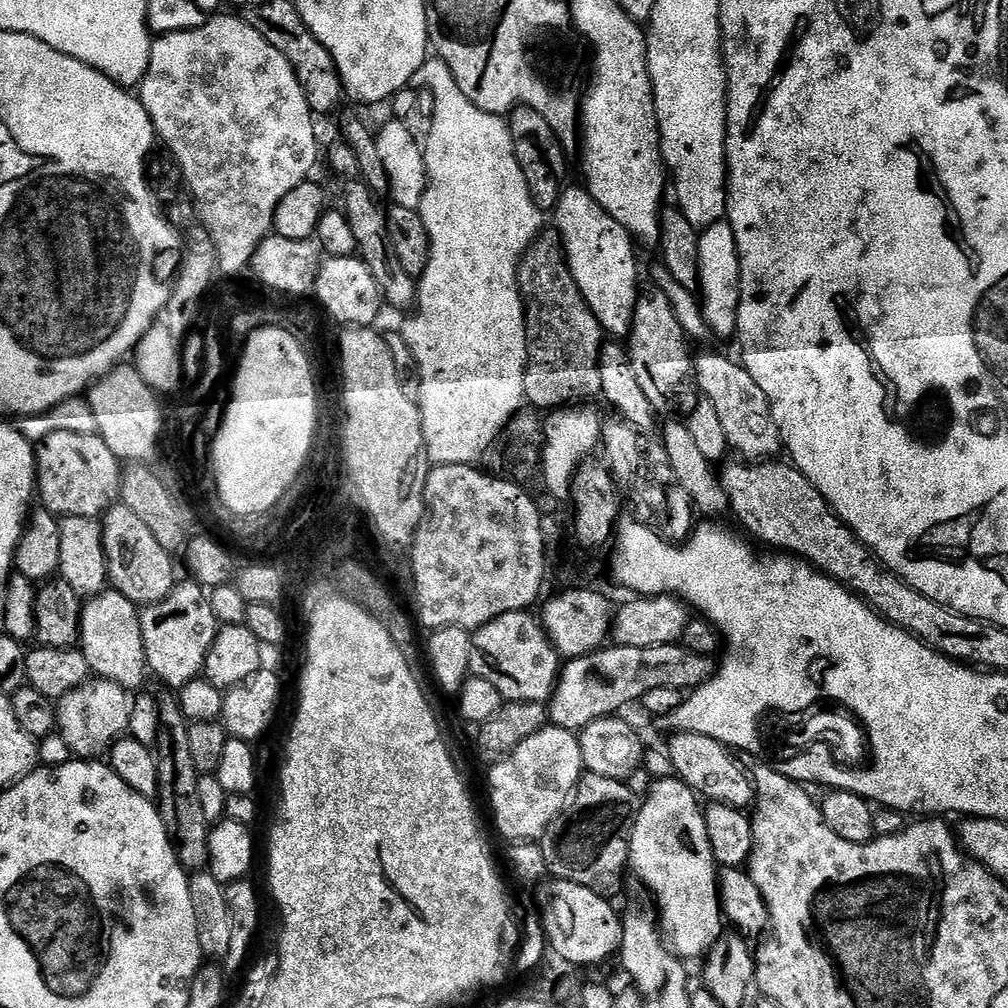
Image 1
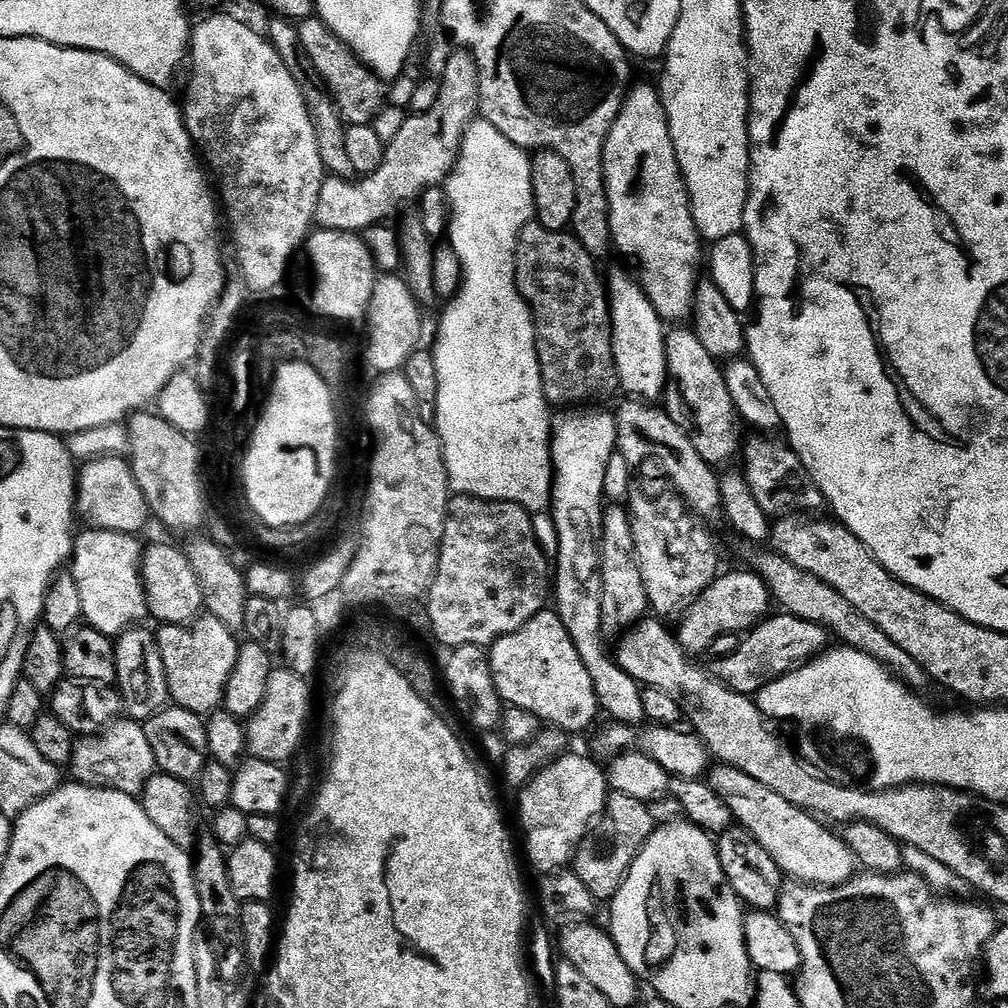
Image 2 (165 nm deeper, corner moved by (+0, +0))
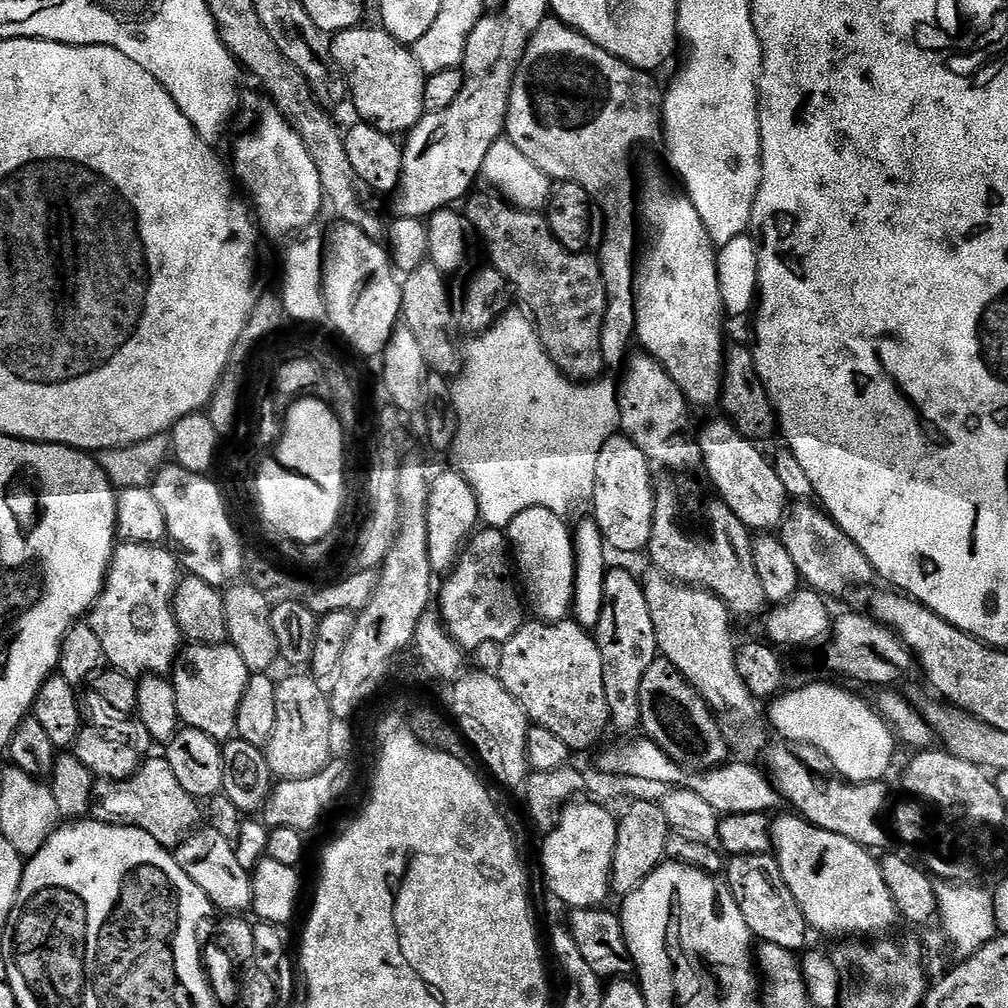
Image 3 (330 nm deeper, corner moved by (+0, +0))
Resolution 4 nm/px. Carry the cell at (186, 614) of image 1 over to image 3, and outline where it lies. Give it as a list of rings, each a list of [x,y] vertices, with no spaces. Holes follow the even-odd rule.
[[[189,643],[176,657],[170,673],[174,694],[178,698],[181,725],[202,730],[202,734],[210,734],[210,738],[217,742],[233,739],[236,736],[238,706],[242,706],[242,694],[246,694],[249,675],[246,662],[242,662],[242,654],[238,654],[232,643]]]

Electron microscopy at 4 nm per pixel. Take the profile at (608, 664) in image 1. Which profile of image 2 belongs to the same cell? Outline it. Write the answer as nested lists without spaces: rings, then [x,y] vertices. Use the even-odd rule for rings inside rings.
[[[772,614],[761,620],[741,639],[738,650],[732,654],[726,654],[726,658],[713,659],[710,665],[712,675],[730,690],[743,696],[755,697],[767,684],[793,672],[829,647],[830,633],[827,628],[797,616],[779,615]]]

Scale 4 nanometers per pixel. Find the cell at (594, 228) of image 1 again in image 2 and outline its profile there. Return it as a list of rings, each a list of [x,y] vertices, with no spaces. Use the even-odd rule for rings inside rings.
[[[616,268],[606,276],[608,309],[612,315],[612,349],[614,350],[615,379],[629,397],[645,402],[656,402],[666,391],[668,363],[664,350],[665,321],[654,310],[644,294],[639,279]]]

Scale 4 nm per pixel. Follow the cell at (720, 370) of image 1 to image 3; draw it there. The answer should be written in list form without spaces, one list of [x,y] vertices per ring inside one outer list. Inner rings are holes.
[[[796,502],[788,508],[783,522],[780,523],[778,535],[782,546],[786,546],[786,551],[790,553],[790,558],[794,566],[798,566],[798,574],[801,581],[811,591],[820,593],[825,598],[831,596],[844,596],[847,592],[852,592],[855,588],[860,588],[863,584],[868,584],[874,580],[872,564],[862,554],[862,550],[856,545],[841,528],[834,523],[831,516],[824,511],[823,507],[815,506],[808,502]]]

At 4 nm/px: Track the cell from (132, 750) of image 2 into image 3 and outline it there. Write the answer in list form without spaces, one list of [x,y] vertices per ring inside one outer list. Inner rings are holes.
[[[148,758],[130,780],[97,779],[92,789],[91,815],[105,824],[142,828],[162,847],[172,850],[201,823],[202,808],[196,804],[199,804],[197,797],[186,794],[186,790],[178,786],[178,778],[174,778],[174,770],[170,770],[170,762],[166,758]]]

